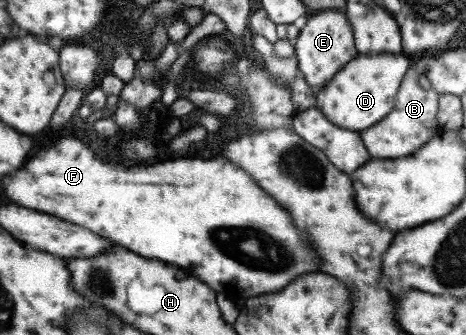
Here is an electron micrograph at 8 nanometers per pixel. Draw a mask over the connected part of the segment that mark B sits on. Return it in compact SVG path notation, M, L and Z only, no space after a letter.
M410 65L399 84L394 105L389 113L361 133L363 146L369 151L370 157L379 157L379 159L409 156L420 149L421 145L424 145L430 138L441 135L443 129L435 118L437 109L438 93L433 88L423 89L419 86L419 72L413 68L413 65Z

